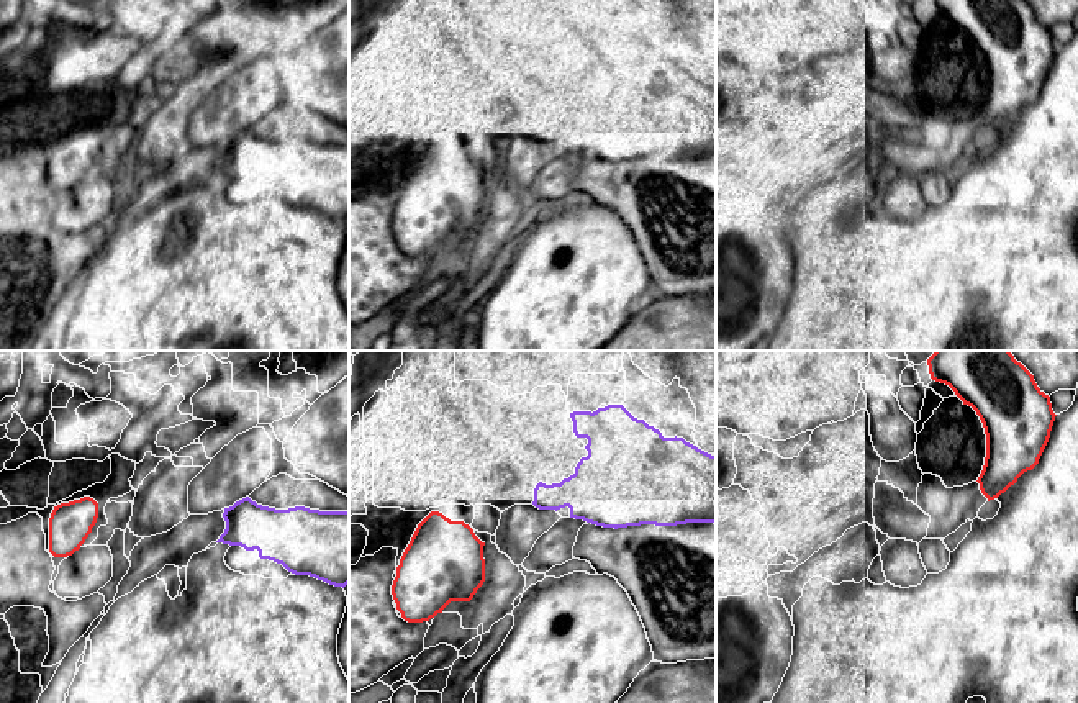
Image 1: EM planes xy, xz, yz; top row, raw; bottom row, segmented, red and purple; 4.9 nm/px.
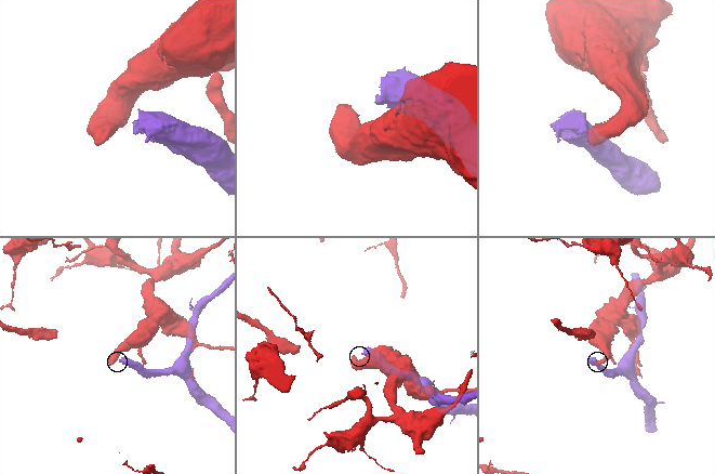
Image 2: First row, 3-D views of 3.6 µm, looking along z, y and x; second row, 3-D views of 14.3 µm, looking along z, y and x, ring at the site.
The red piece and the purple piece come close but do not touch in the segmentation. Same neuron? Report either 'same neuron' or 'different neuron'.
different neuron

